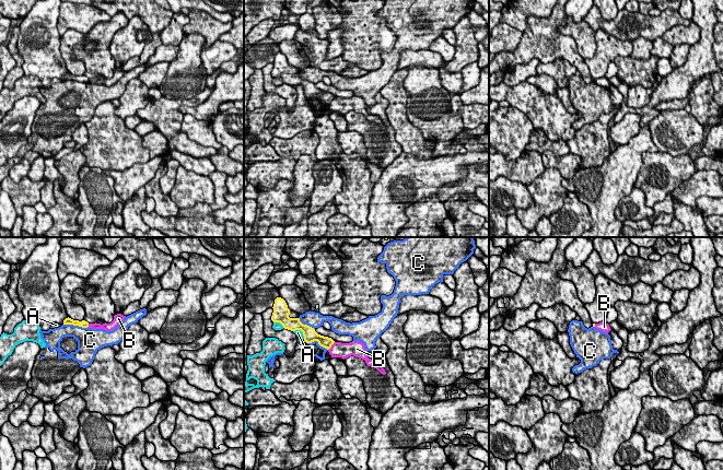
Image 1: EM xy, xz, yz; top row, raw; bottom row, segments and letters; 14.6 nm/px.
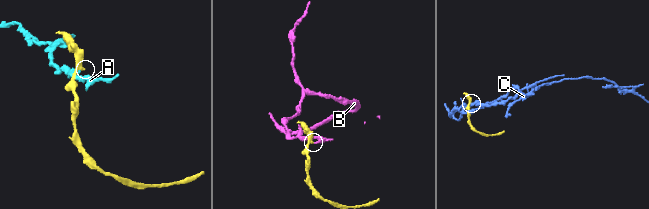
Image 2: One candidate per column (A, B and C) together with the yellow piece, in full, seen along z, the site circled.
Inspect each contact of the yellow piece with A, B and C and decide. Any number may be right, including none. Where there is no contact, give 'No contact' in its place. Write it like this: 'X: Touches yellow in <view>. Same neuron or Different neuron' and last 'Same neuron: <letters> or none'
A: Touches yellow in xz. Different neuron
B: Touches yellow in xz. Different neuron
C: Touches yellow in xy. Different neuron
Same neuron: none

